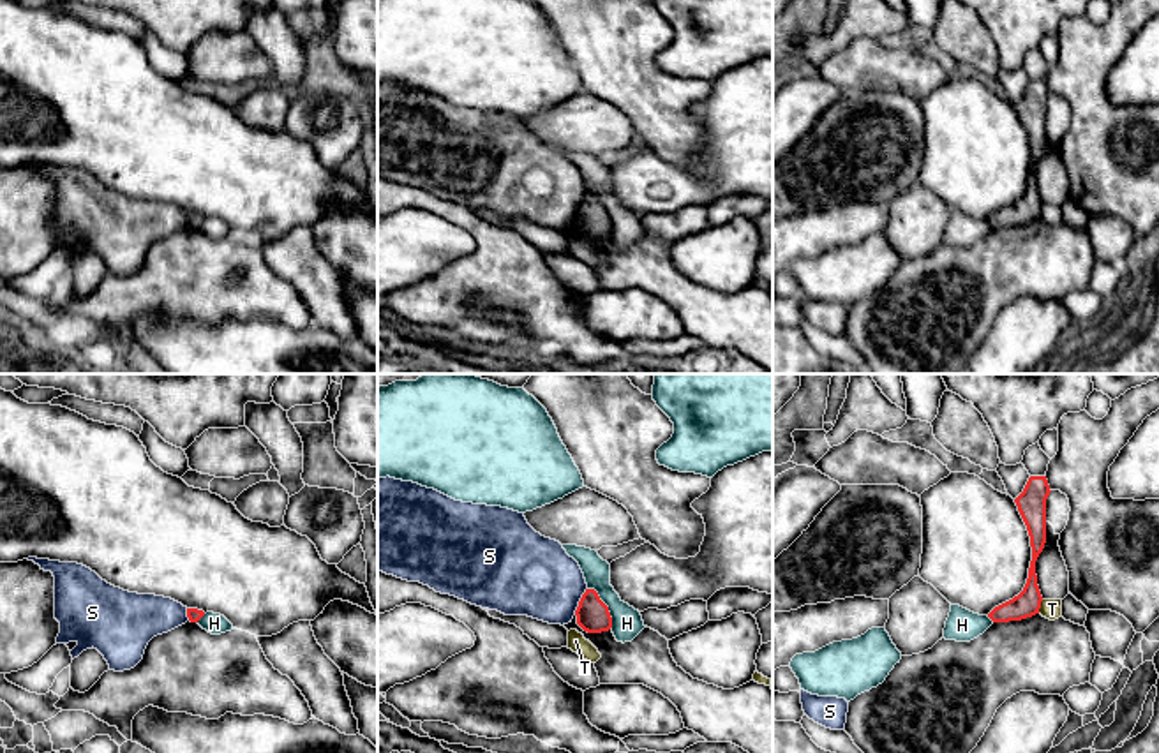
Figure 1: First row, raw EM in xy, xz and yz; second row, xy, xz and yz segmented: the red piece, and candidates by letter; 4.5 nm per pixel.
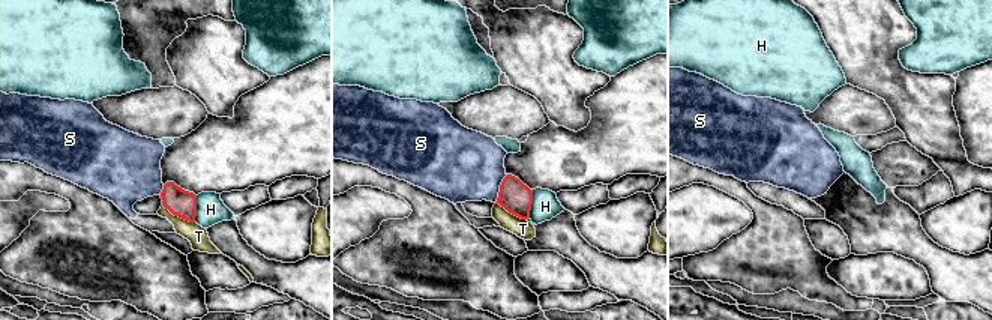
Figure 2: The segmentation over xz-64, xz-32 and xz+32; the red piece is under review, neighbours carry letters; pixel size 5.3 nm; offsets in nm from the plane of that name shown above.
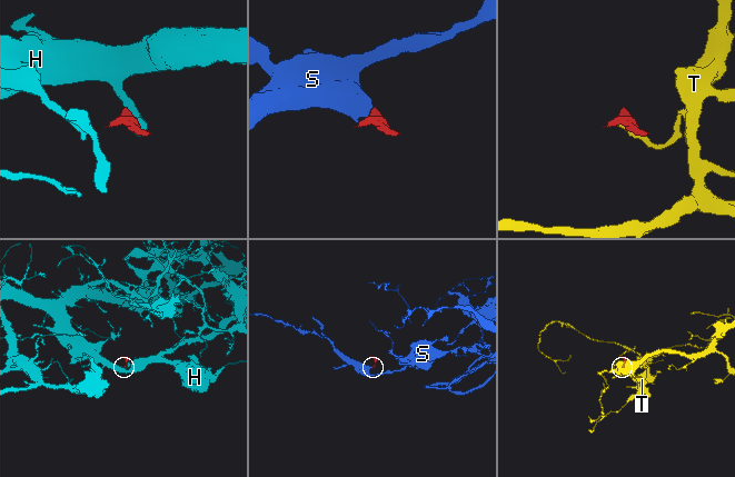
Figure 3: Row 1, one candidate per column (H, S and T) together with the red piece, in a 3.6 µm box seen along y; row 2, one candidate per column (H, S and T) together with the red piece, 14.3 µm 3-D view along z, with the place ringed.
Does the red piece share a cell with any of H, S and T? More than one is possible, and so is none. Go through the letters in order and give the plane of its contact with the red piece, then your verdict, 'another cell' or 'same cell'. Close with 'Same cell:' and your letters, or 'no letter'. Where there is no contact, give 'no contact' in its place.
H: contact in xz; another cell
S: contact in xz; another cell
T: contact in yz; another cell
Same cell: no letter

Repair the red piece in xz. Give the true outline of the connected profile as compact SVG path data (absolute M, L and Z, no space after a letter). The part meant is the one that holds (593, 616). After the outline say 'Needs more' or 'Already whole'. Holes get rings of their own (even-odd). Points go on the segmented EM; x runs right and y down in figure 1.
M586 589L575 610L577 624L587 633L602 633L612 628L609 607L594 589Z. Already whole

